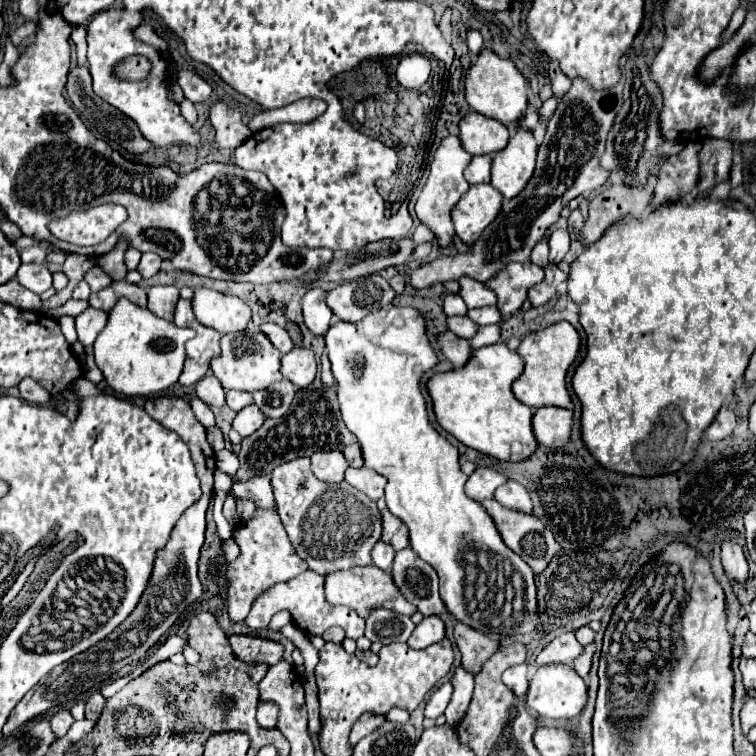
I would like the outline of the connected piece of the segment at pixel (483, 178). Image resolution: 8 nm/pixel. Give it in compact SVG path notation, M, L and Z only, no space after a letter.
M475 156L465 170L465 180L469 184L483 184L491 180L493 156Z

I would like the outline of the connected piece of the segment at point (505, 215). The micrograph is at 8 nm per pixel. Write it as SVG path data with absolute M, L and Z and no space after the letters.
M573 80L571 90L559 98L555 114L547 122L547 134L543 144L539 146L535 174L525 186L525 190L505 200L501 214L491 222L483 236L469 248L467 254L455 256L439 256L433 262L419 266L411 274L413 288L427 288L435 282L459 280L461 276L471 276L479 282L487 282L493 274L507 266L507 262L529 262L529 254L533 246L545 236L551 224L559 220L559 212L565 202L577 198L587 190L599 190L611 176L599 160L607 142L607 134L611 124L621 108L621 90L623 80L613 88L603 92L595 92L587 80Z

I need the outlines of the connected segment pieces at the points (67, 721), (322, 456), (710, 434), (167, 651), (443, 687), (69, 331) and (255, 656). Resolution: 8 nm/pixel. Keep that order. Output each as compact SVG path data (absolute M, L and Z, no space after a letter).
M61 710L61 712L57 712L57 714L53 714L53 718L51 718L51 726L53 726L53 732L57 732L57 736L61 738L69 728L71 728L71 724L73 724L75 720L73 720L73 716L71 716L71 712L69 710Z
M339 450L331 452L315 452L311 456L311 470L319 480L325 482L343 482L343 474L347 470L347 460Z
M723 406L719 410L719 414L715 416L715 420L711 422L711 426L705 430L705 438L709 438L709 440L723 440L723 438L733 434L735 424L737 424L735 414L729 408Z
M169 636L169 638L159 646L159 650L163 650L163 660L171 658L173 654L183 652L185 648L187 648L187 638L183 638L183 636Z
M441 682L433 690L433 694L431 694L431 698L429 698L427 706L425 706L425 716L427 718L439 718L439 716L443 716L445 708L447 708L447 704L451 700L451 694L453 694L451 682Z
M63 316L63 318L59 318L59 326L61 326L61 330L63 330L67 342L73 344L73 342L77 340L77 334L75 334L75 320L73 320L71 316Z
M231 636L229 638L233 654L241 662L265 662L269 666L277 664L283 656L283 646L271 640L263 638L251 638L251 636Z

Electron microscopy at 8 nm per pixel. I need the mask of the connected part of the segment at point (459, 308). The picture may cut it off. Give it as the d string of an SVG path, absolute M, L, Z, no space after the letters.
M447 294L445 302L443 302L443 310L447 316L453 316L453 314L465 314L467 306L459 294Z

